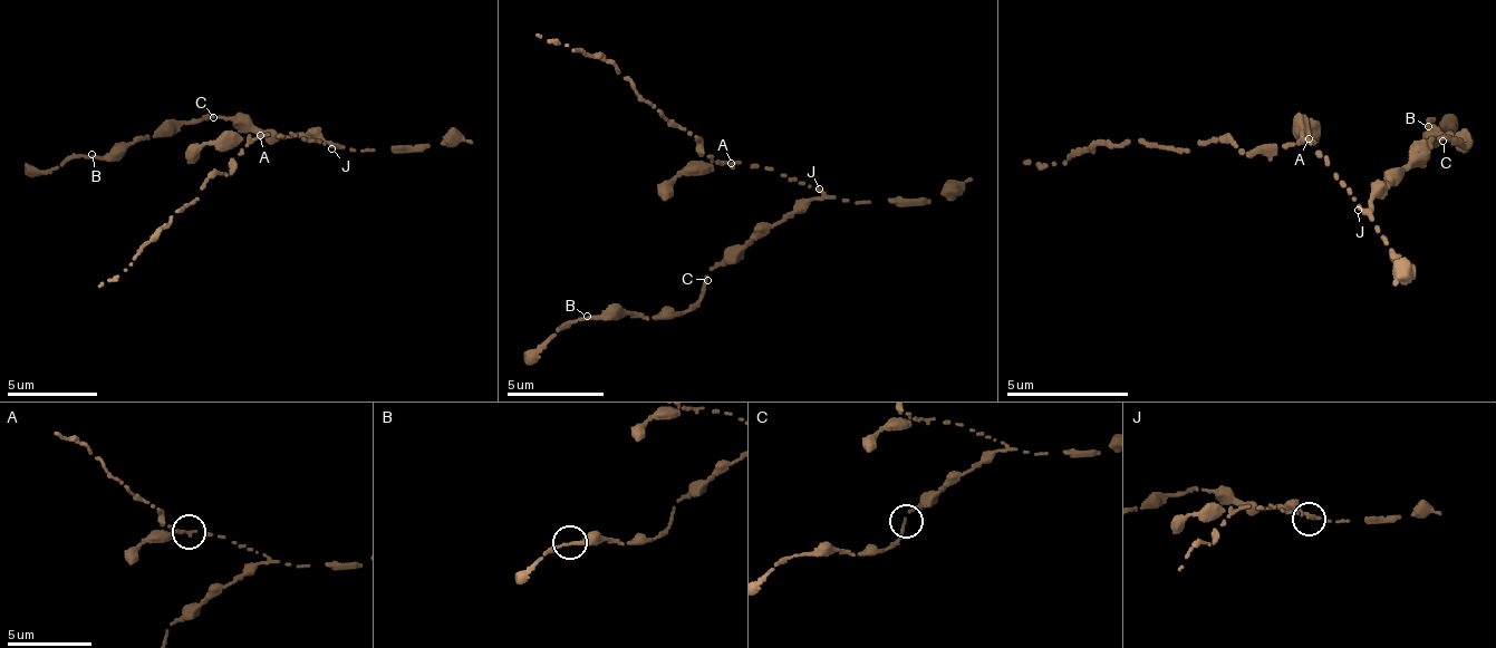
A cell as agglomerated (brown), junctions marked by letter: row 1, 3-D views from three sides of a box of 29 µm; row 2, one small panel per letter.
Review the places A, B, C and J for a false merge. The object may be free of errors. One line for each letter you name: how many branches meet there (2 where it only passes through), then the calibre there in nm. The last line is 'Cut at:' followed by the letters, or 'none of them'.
A: branches 3; calibre 160 nm
Cut at: A

